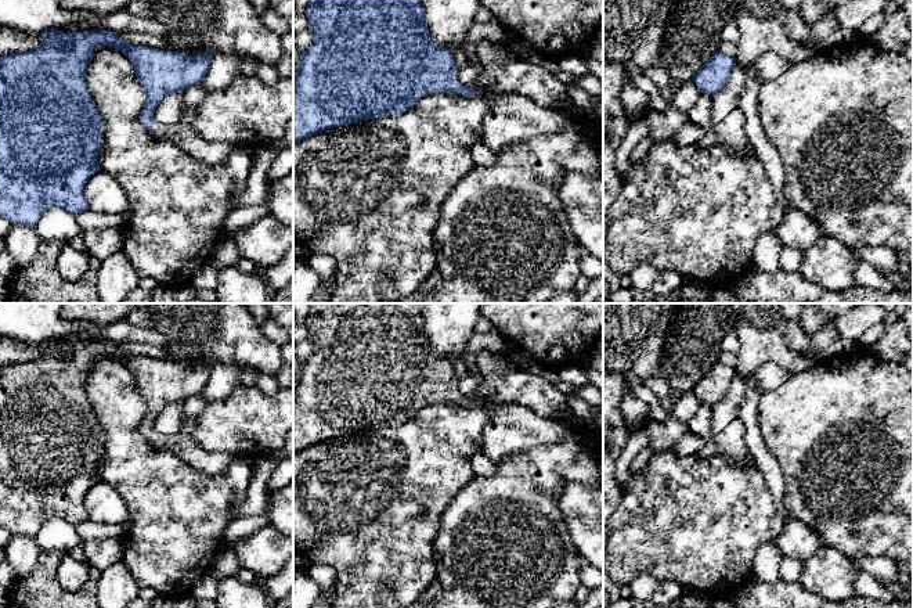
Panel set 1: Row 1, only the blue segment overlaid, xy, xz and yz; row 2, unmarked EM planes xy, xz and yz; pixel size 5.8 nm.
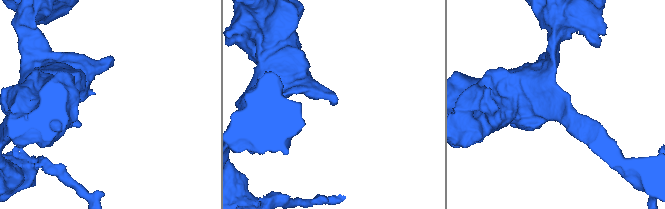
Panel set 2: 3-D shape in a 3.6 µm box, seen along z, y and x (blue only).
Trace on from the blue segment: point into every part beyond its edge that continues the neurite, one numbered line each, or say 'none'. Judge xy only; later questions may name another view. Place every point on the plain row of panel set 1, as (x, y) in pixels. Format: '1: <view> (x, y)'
1: xy (183, 445)

